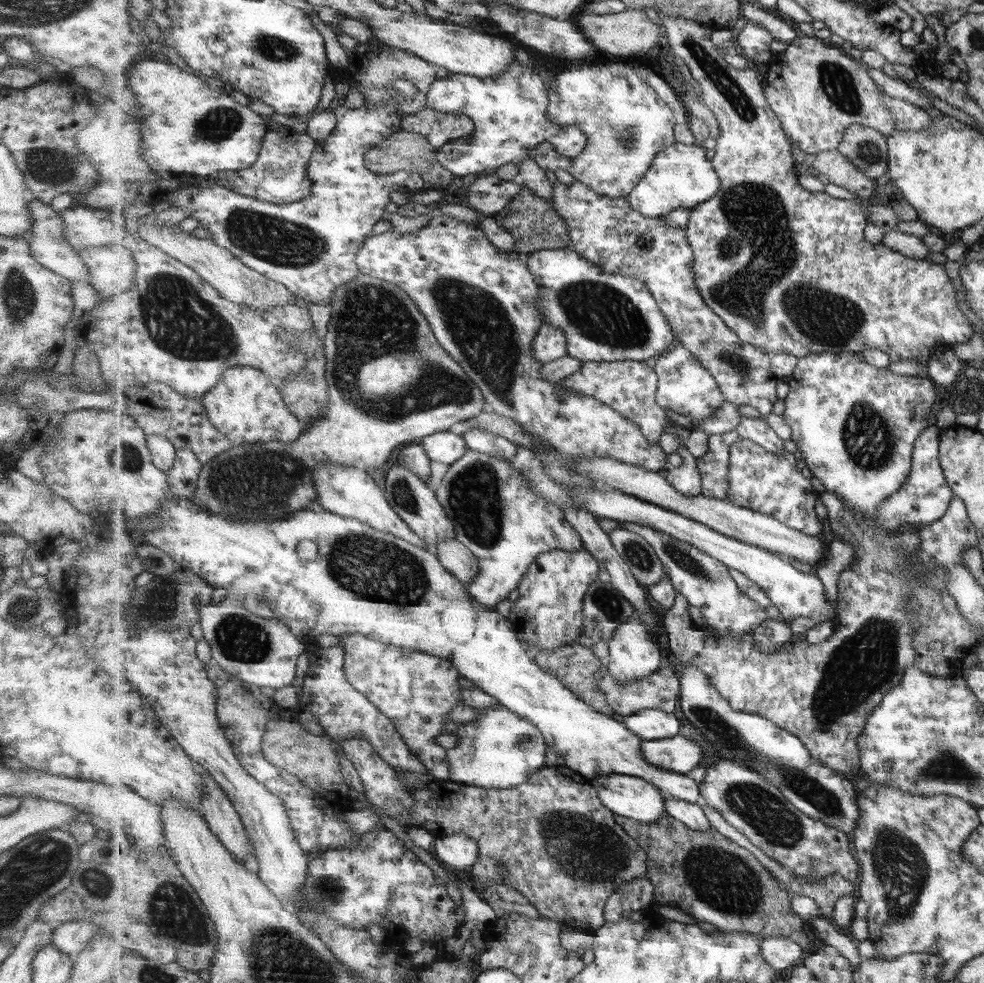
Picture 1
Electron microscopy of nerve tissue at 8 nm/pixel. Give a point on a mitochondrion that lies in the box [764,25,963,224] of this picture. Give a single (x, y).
(839, 85)

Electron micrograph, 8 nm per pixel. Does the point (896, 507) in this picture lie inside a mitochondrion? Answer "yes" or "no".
no

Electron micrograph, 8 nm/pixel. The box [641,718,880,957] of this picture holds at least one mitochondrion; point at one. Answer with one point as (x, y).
(724, 880)

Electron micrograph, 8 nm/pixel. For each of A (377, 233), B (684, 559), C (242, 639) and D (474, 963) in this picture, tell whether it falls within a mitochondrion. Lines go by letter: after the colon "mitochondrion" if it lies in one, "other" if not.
A: other
B: mitochondrion
C: mitochondrion
D: other

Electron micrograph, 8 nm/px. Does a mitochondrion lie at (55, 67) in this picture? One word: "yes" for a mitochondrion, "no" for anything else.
no

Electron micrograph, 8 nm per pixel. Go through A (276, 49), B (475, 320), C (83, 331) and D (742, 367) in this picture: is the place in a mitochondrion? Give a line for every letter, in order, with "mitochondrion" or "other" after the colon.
A: mitochondrion
B: mitochondrion
C: other
D: mitochondrion

